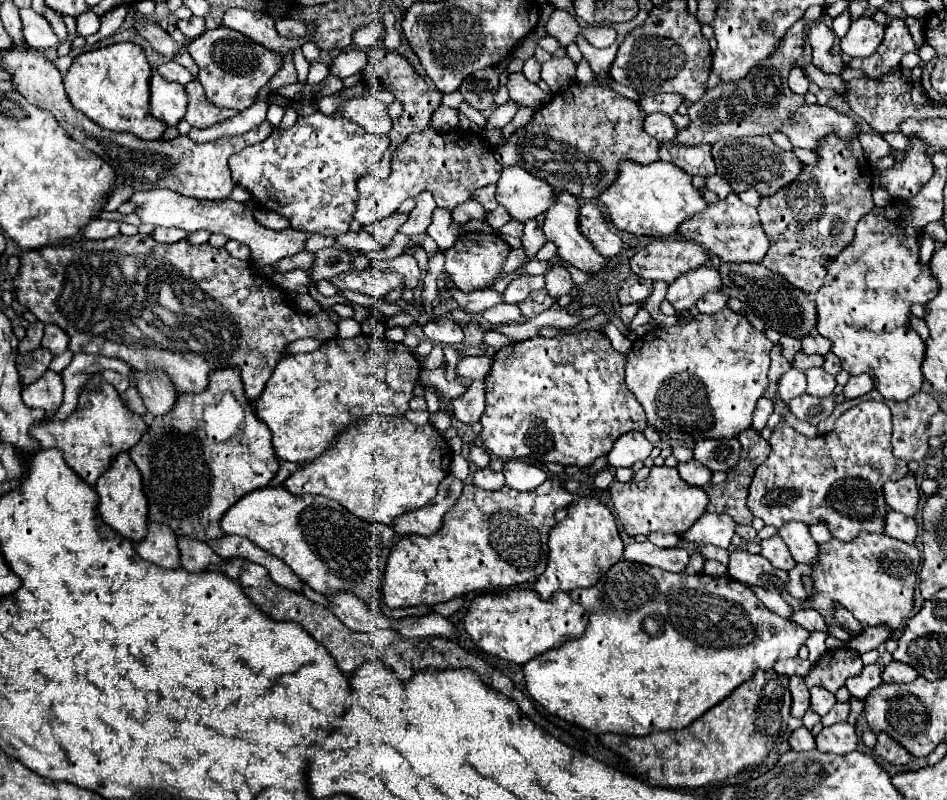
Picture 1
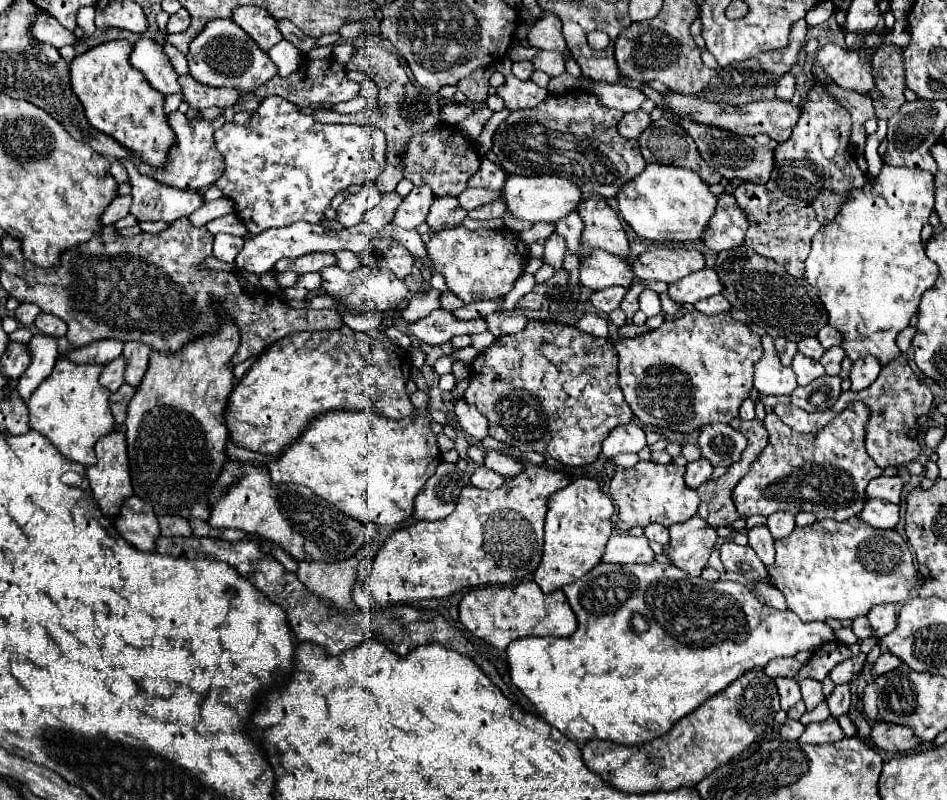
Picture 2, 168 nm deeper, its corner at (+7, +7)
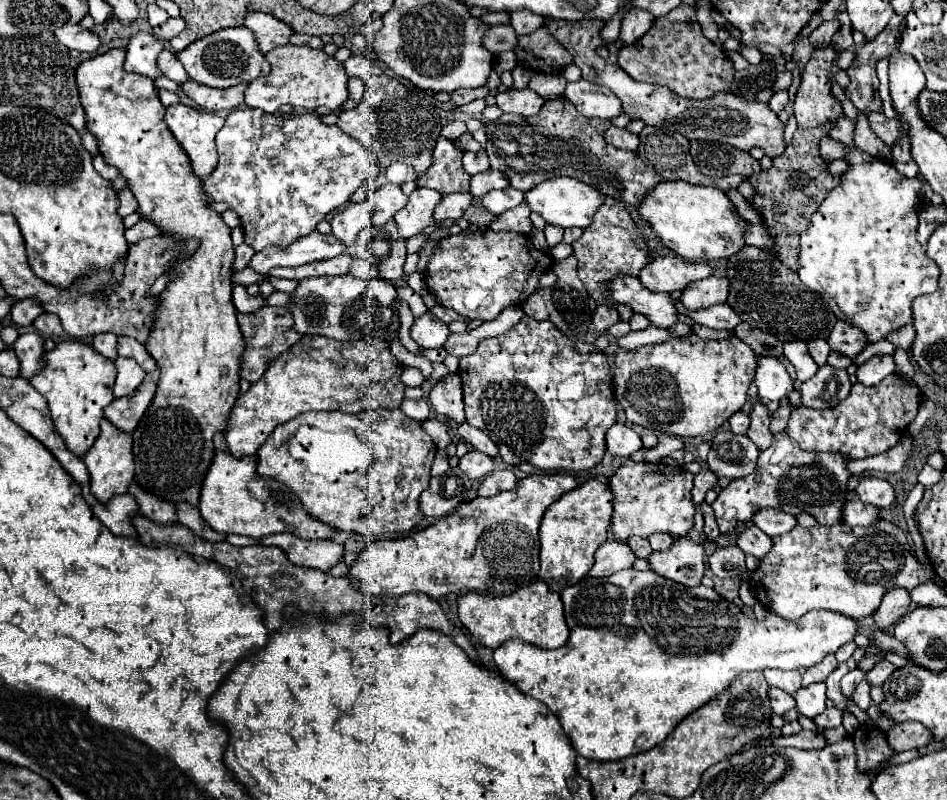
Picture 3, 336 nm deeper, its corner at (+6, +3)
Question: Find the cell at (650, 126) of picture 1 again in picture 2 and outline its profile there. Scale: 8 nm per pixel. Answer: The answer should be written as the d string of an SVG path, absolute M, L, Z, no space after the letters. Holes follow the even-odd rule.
M633 111L633 113L625 113L617 127L619 127L619 135L623 135L625 139L637 139L649 125L651 125L649 113Z

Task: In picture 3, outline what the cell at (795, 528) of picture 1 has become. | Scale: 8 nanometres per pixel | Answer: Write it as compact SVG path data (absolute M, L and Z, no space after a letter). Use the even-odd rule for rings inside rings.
M762 509L756 513L756 517L752 521L758 529L762 529L770 537L784 535L796 525L794 515L788 515L788 513L778 511L778 509Z

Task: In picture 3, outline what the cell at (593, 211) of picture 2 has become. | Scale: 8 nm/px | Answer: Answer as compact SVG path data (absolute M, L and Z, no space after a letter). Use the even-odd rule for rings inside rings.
M602 205L594 215L592 225L588 225L588 229L584 229L582 237L572 243L572 249L574 249L574 257L578 259L578 277L584 283L584 287L588 289L588 293L596 299L596 303L606 303L606 305L616 307L620 313L620 319L630 321L634 311L626 305L608 301L606 289L600 289L602 281L614 279L620 273L638 275L640 269L648 263L648 245L644 243L642 231L630 219L630 213L622 205L612 205L612 207Z

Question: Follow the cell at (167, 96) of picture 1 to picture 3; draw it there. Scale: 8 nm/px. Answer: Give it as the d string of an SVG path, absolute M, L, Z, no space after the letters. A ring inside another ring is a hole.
M136 33L126 47L126 63L124 69L132 73L146 75L150 79L162 77L158 69L158 55L164 49L162 41L150 33Z

